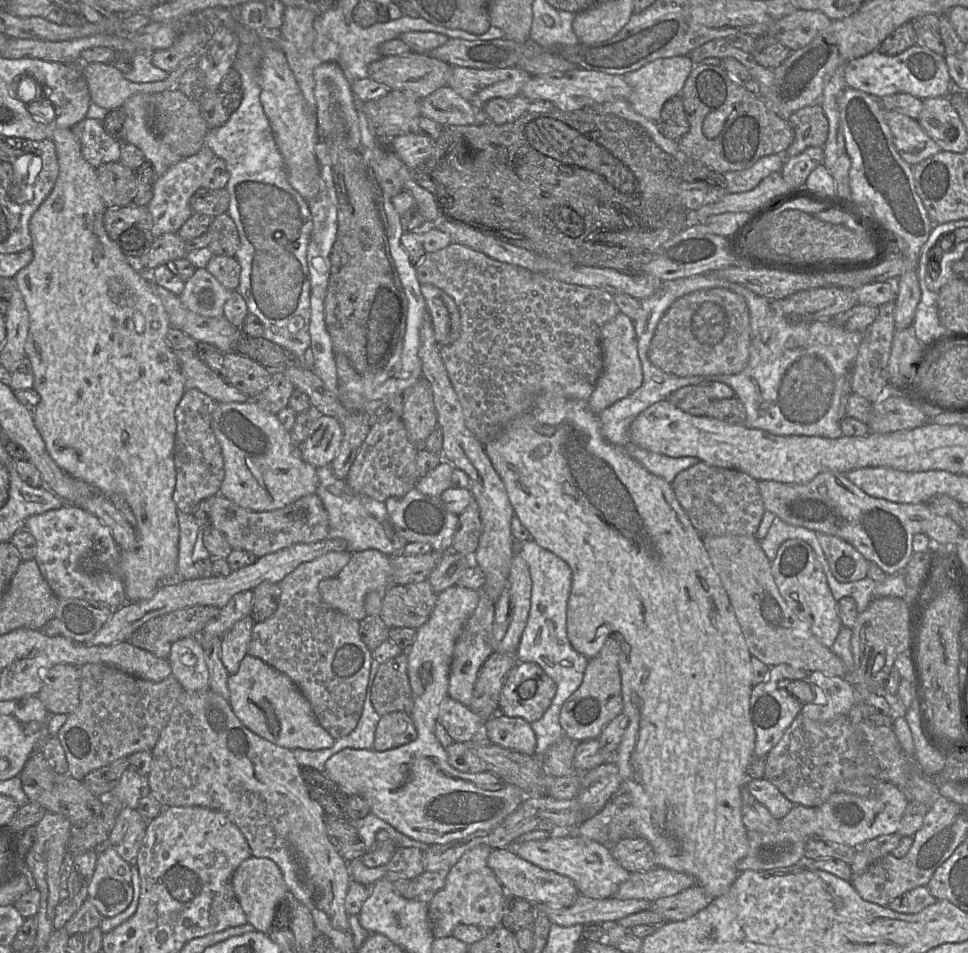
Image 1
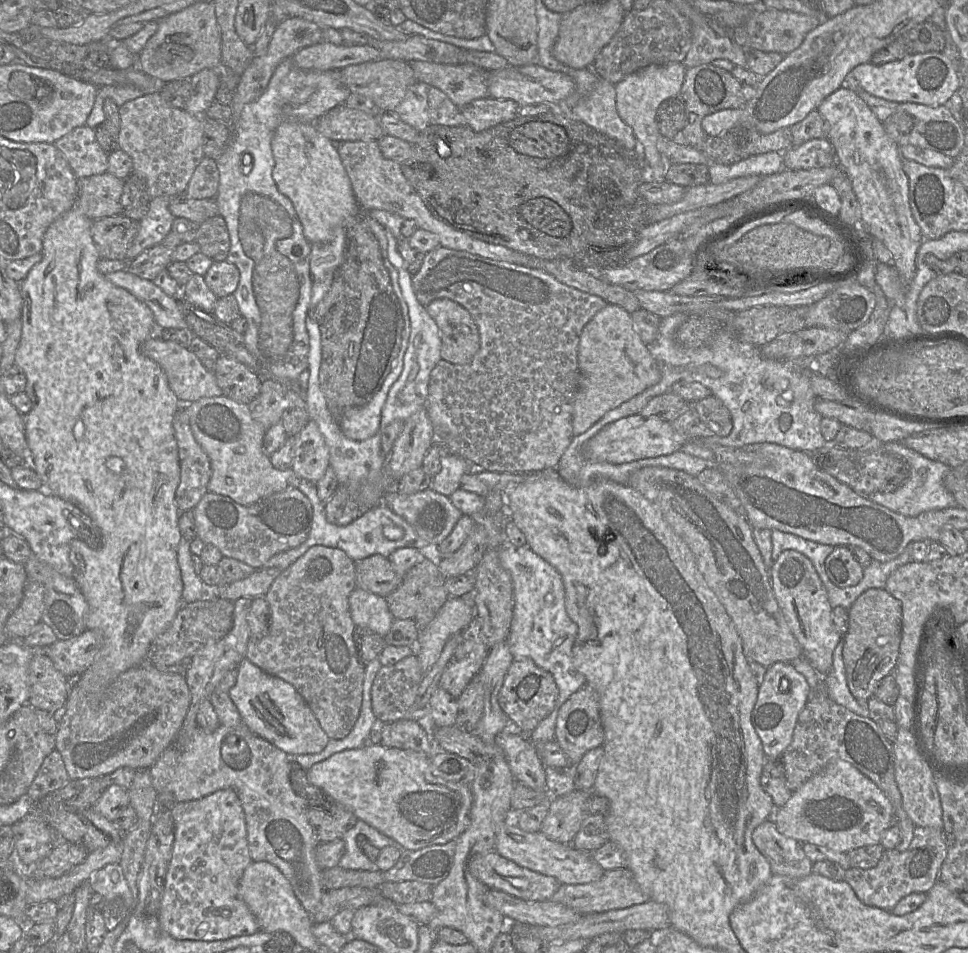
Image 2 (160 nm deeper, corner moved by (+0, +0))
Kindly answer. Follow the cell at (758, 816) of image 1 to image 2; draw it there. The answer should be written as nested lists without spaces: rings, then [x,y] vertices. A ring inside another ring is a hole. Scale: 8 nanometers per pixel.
[[[773,816],[771,819],[768,819],[762,822],[760,825],[758,825],[755,828],[755,830],[752,833],[752,840],[755,846],[757,847],[757,849],[760,851],[760,853],[768,860],[772,873],[777,874],[777,875],[782,875],[782,876],[788,876],[791,878],[803,878],[811,874],[813,863],[805,855],[802,849],[803,843],[799,843],[797,840],[787,837],[781,832],[779,832],[779,830],[776,827],[775,822],[772,819],[773,819]]]

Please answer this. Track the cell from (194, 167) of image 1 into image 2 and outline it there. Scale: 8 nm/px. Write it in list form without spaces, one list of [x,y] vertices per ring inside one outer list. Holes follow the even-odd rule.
[[[172,196],[152,198],[146,215],[139,221],[139,230],[128,248],[126,259],[131,261],[144,250],[161,244],[171,231],[175,217],[169,210]]]

